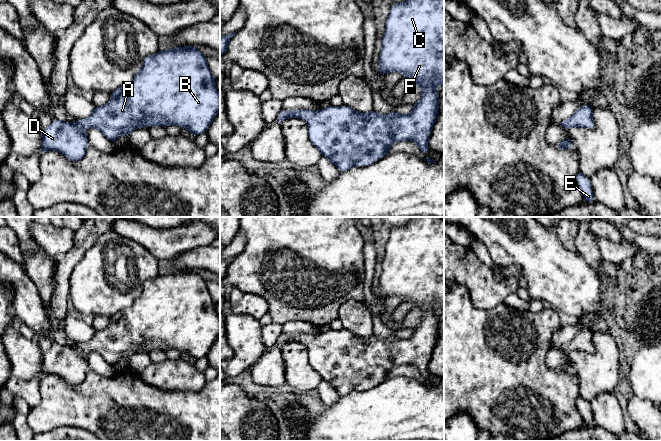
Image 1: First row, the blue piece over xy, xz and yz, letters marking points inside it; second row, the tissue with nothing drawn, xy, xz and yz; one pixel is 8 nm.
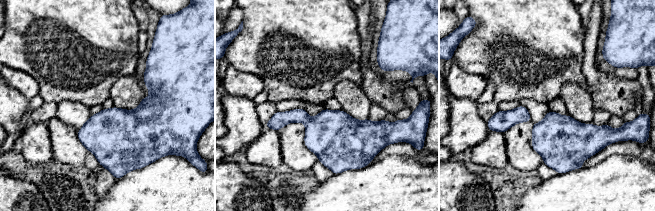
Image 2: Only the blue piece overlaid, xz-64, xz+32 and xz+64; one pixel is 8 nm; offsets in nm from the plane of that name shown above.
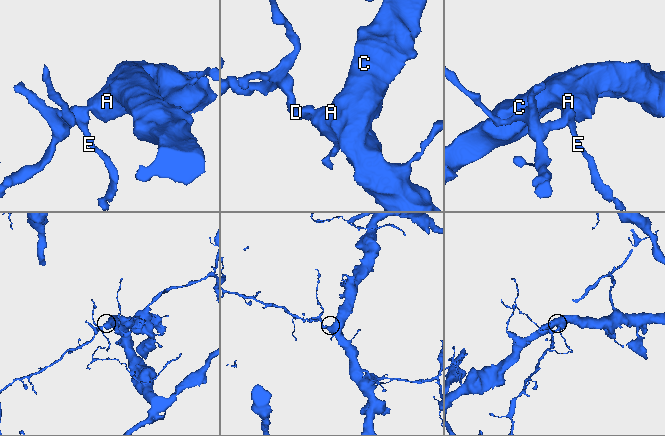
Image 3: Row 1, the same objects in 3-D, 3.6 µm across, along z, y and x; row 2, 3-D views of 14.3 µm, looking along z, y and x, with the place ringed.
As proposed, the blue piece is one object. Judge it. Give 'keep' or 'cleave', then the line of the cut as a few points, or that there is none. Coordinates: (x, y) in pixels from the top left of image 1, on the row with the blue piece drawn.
keep | no cut

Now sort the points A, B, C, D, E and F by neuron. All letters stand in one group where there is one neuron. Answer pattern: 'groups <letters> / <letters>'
groups A B C D E F

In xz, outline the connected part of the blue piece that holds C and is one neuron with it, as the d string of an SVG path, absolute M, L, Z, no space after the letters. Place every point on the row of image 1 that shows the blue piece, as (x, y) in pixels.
M406 0L391 5L382 38L379 62L379 73L385 75L398 71L411 85L419 85L421 87L421 98L412 105L413 111L410 114L398 114L394 110L386 115L378 115L375 110L368 113L359 113L351 107L343 105L321 108L316 112L311 110L289 112L282 109L279 117L274 122L281 124L283 120L289 118L306 120L308 122L308 136L311 143L340 172L345 172L355 166L367 166L375 163L387 155L389 148L399 141L413 141L424 154L427 154L429 151L429 137L439 109L439 95L436 82L438 81L444 88L444 0Z

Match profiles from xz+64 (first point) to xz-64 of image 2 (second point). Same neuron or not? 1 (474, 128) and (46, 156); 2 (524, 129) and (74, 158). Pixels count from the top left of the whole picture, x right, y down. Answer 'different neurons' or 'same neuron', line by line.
1: different neurons
2: same neuron

